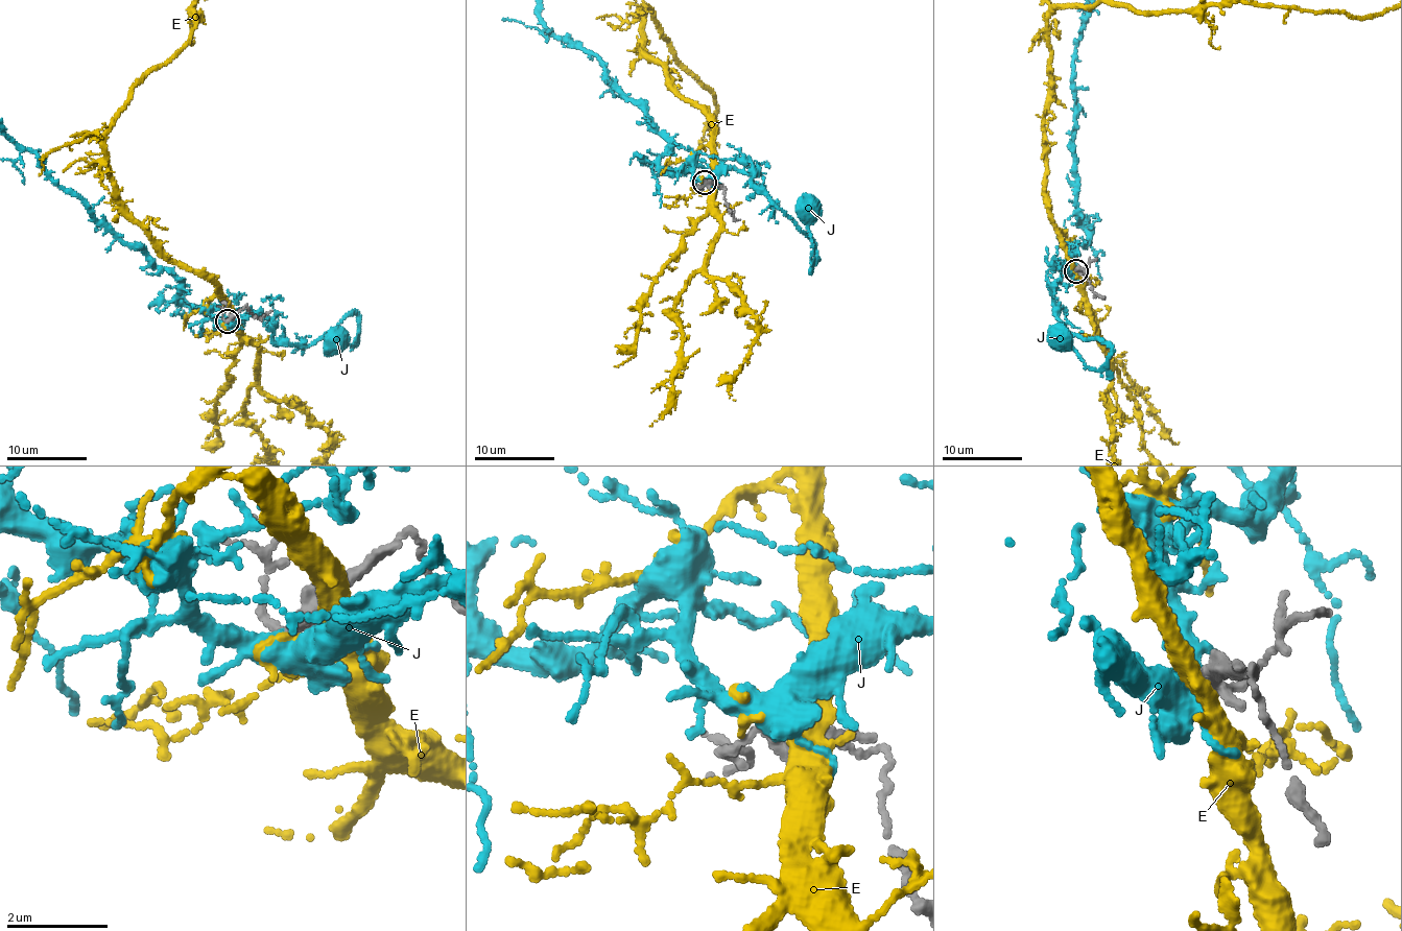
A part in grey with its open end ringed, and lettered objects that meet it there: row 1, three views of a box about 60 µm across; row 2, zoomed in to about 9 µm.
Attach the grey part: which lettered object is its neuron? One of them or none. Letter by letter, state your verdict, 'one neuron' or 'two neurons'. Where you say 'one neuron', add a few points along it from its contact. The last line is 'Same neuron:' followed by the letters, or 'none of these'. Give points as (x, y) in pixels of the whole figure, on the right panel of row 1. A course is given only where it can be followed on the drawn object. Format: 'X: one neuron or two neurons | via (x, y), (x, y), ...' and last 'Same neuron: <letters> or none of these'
E: two neurons
J: one neuron
Same neuron: J

